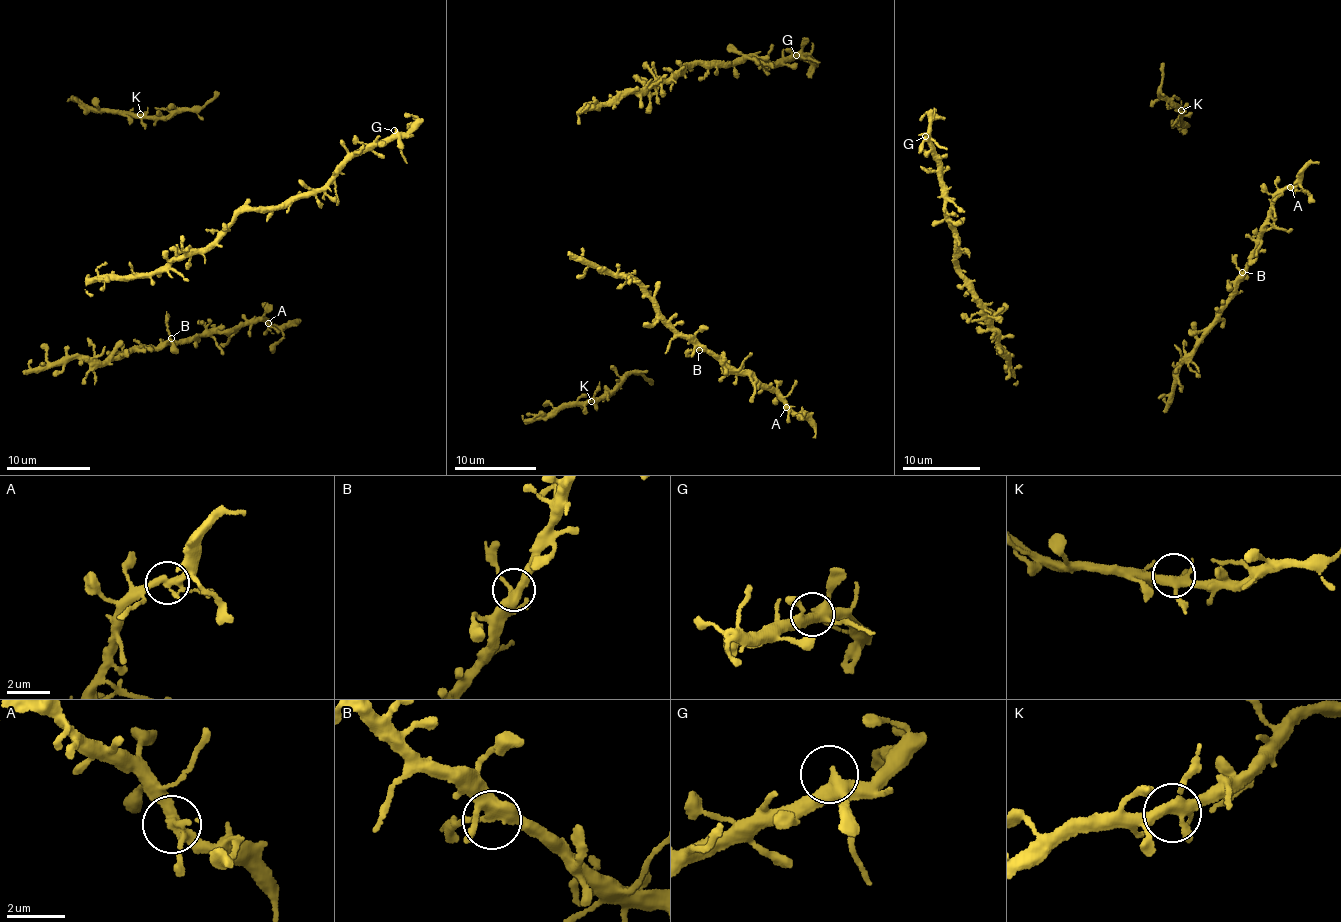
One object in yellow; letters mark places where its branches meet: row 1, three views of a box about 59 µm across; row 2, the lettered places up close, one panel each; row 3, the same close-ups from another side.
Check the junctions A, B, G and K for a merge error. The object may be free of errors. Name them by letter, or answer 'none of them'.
none of them

